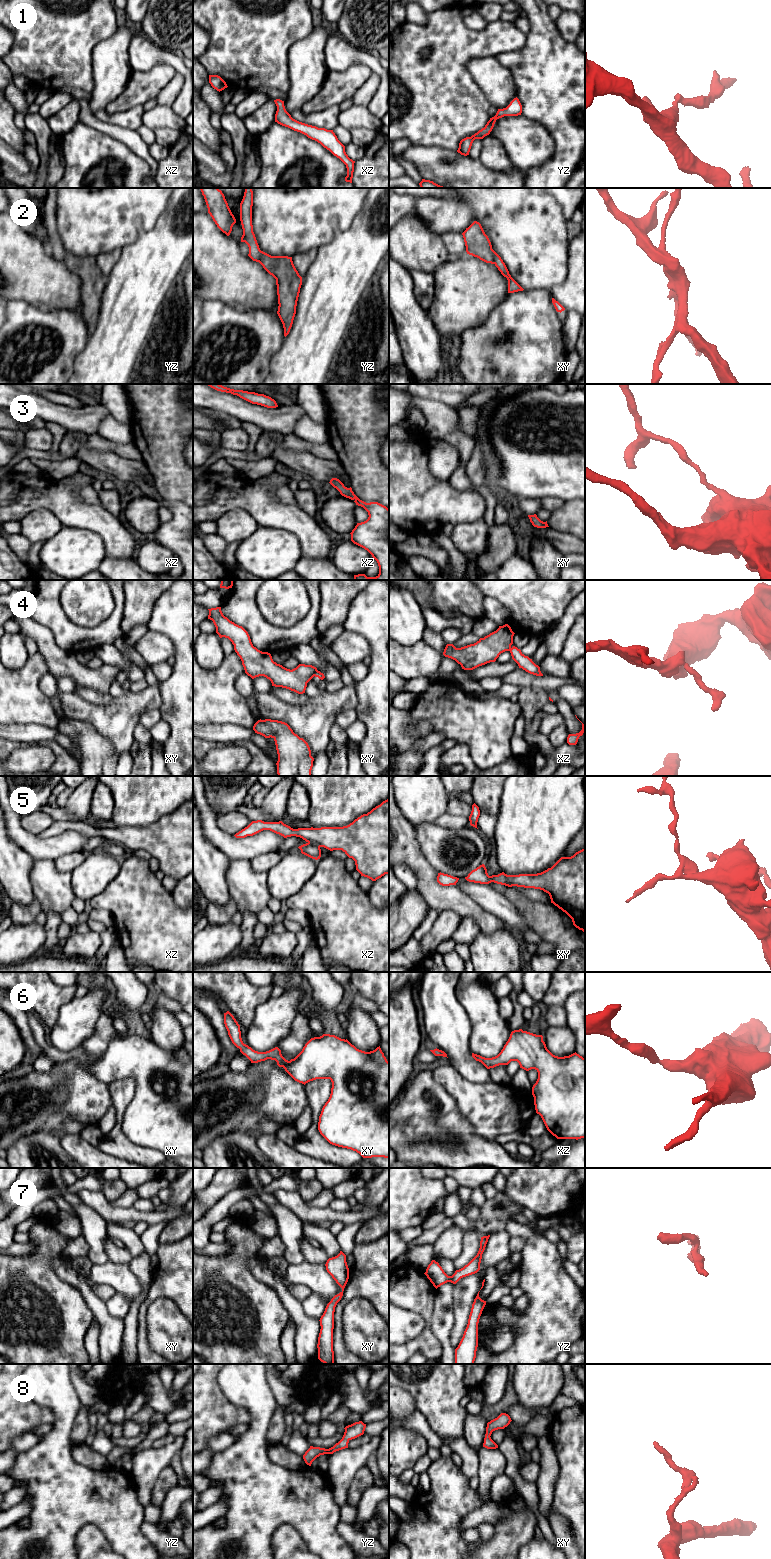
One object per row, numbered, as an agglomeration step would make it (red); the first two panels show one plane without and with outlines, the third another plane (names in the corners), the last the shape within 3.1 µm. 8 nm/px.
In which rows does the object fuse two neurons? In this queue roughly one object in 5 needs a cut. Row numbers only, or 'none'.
2, 4

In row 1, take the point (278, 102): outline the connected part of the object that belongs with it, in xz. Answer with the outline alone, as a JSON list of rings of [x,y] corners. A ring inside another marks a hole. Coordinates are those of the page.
[[[276,99],[274,102],[277,106],[275,122],[306,135],[308,138],[317,141],[324,148],[329,150],[346,165],[347,176],[345,177],[345,181],[352,183],[355,161],[348,157],[345,152],[345,146],[338,140],[333,130],[318,128],[316,126],[299,122],[293,119],[286,111],[284,101]]]

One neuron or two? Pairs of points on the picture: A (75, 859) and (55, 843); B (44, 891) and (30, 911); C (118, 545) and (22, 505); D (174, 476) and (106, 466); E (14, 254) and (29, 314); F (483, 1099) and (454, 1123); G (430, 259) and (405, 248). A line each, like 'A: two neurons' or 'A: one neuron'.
A: two neurons
B: two neurons
C: one neuron
D: two neurons
E: two neurons
F: two neurons
G: one neuron

